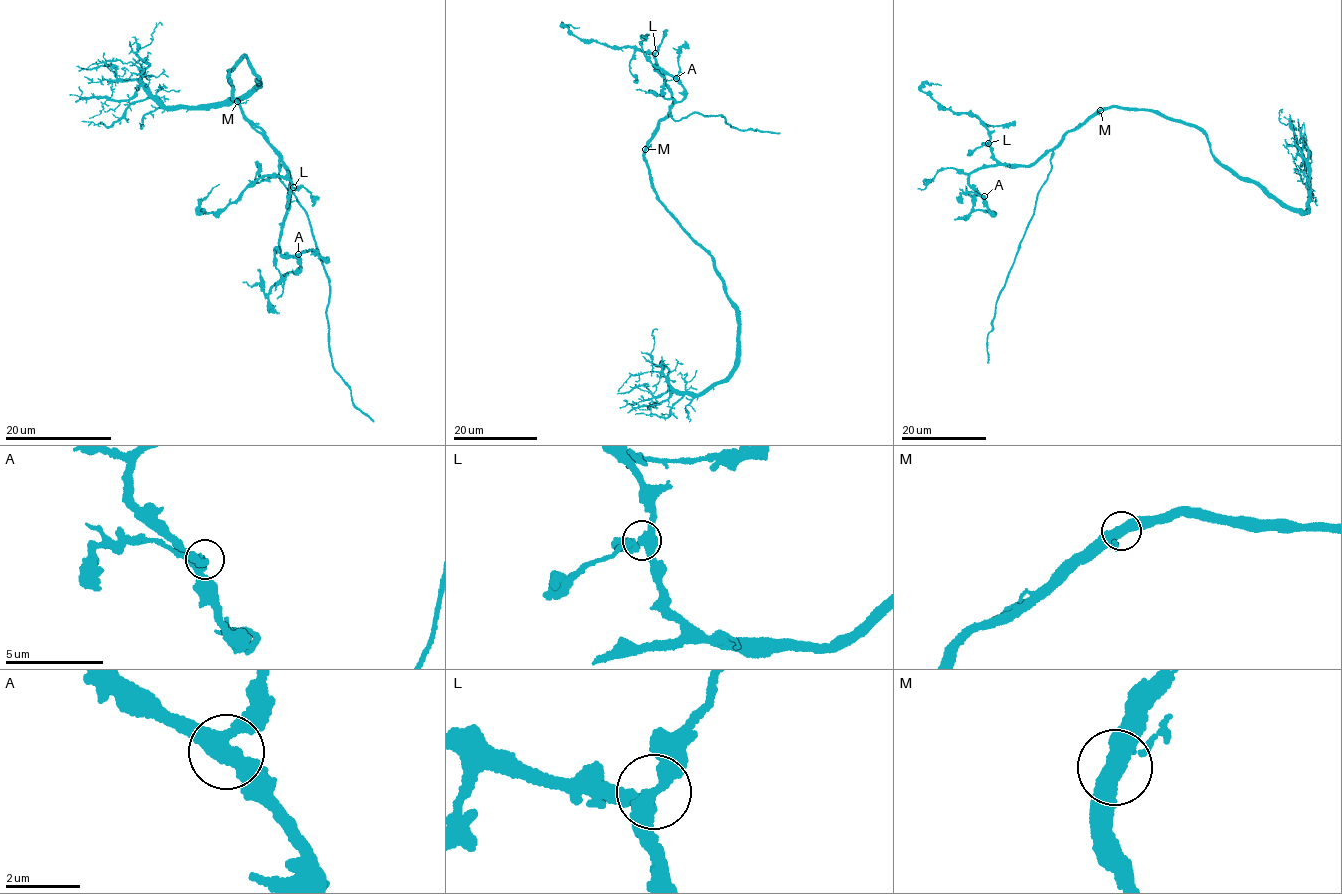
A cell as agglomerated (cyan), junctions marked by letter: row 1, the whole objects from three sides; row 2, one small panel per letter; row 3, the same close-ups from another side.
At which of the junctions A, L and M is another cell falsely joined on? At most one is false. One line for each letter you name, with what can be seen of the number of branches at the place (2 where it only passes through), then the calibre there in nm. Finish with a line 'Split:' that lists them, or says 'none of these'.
Split: none of these

